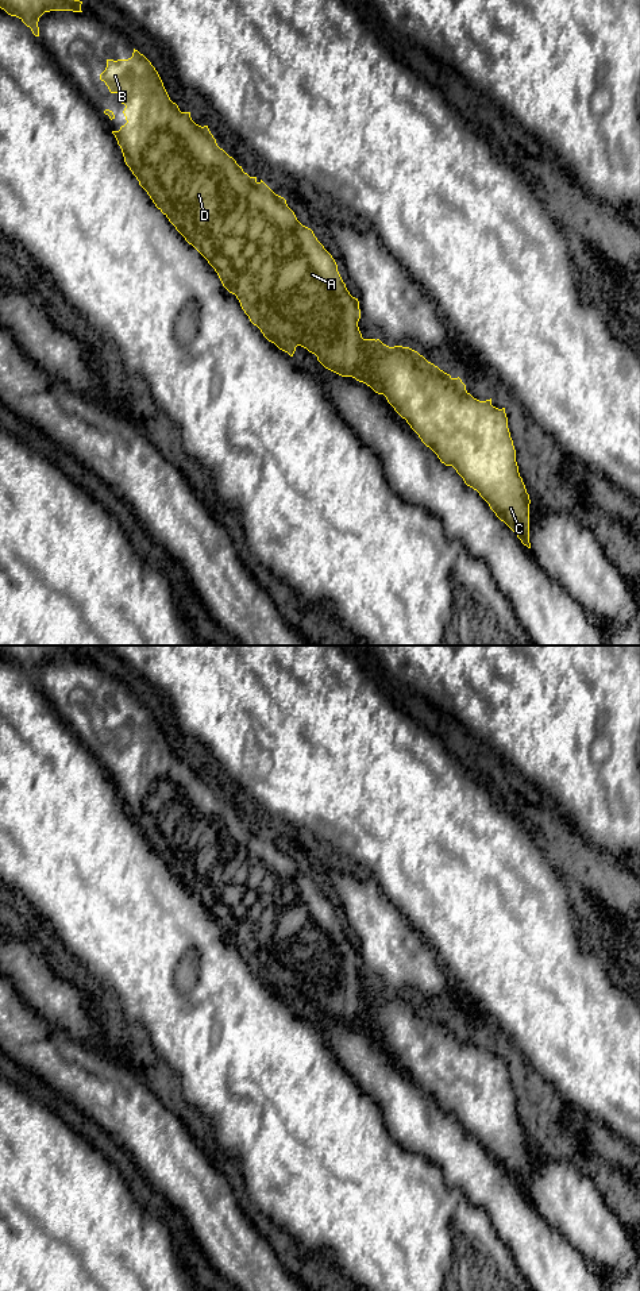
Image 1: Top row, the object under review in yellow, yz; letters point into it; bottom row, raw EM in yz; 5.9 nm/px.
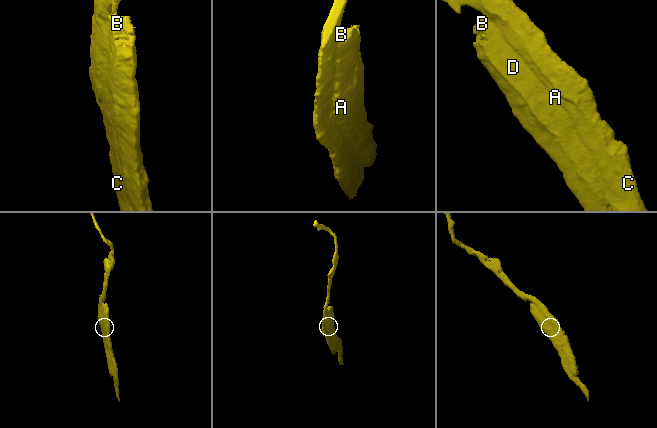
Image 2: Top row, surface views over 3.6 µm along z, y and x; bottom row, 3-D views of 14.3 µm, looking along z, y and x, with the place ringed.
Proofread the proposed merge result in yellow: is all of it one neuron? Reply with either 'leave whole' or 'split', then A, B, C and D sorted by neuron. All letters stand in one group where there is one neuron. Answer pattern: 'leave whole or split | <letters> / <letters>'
split | A B D / C

